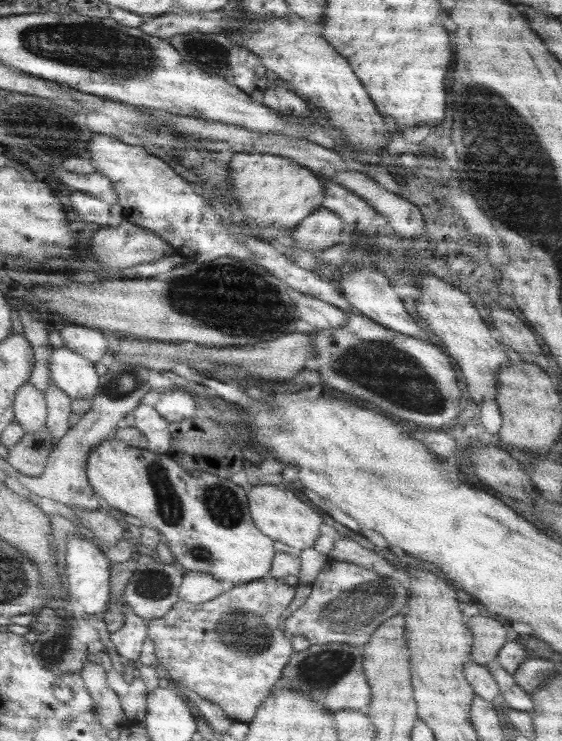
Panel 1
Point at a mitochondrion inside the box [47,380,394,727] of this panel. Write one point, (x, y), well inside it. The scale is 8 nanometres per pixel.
(248, 637)

